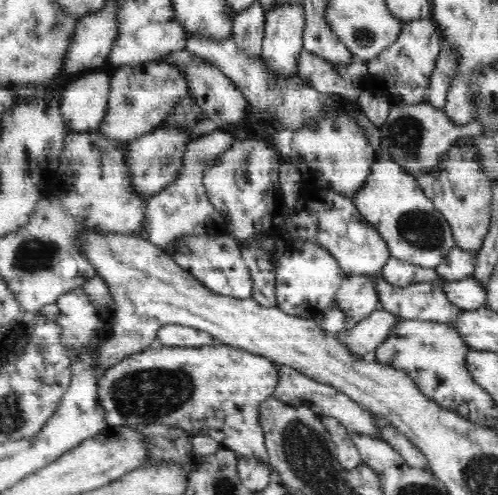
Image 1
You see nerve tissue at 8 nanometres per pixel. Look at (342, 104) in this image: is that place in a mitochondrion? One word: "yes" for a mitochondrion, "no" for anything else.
no

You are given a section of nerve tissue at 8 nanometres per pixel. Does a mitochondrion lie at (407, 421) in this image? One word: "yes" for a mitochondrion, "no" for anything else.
no

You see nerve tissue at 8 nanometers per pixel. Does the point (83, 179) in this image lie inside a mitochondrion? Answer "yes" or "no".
no

